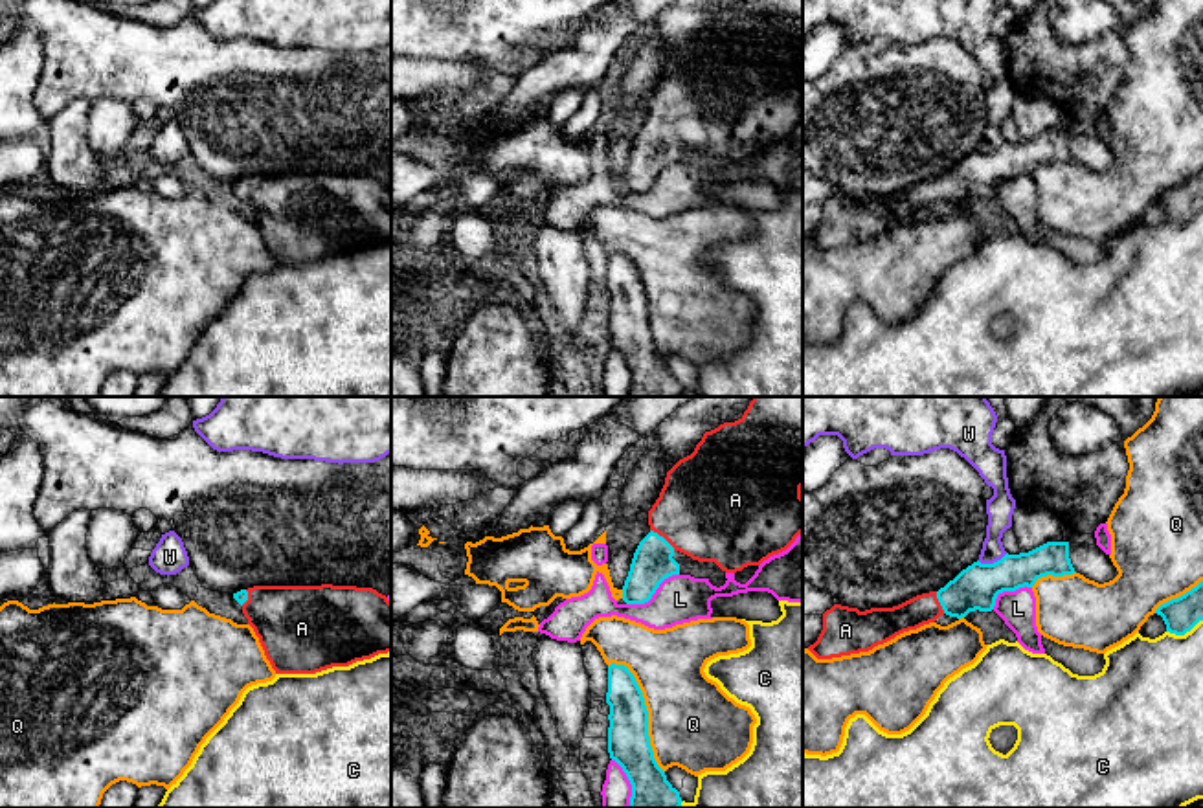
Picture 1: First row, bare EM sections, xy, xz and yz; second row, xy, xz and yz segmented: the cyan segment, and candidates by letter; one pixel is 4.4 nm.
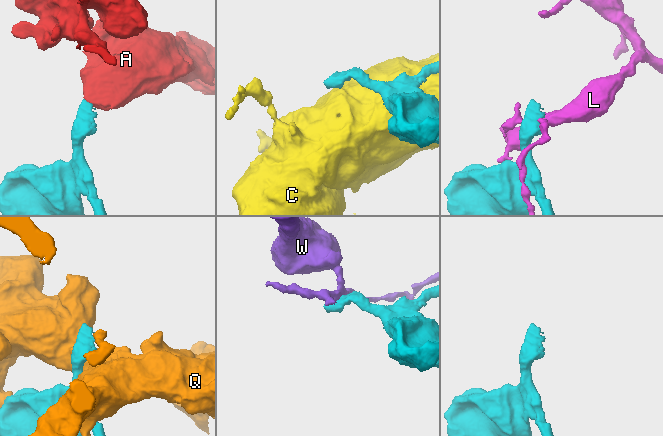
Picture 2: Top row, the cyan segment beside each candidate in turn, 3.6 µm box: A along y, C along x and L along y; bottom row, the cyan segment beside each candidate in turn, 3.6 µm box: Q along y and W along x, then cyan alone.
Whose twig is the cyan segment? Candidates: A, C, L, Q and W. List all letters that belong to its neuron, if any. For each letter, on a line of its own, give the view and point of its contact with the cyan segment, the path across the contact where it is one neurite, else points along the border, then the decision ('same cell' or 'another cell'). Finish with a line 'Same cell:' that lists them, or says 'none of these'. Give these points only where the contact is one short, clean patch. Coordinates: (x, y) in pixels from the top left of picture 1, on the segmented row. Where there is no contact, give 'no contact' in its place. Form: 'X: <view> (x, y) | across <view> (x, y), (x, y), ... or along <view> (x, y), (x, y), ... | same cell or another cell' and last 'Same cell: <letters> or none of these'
A: xz (663, 538) | across xz (652, 562), (654, 551), (663, 538), (684, 518), (711, 507) | same cell
C: yz (1183, 634) | another cell
L: xz (654, 592) | another cell
Q: xz (647, 713) | another cell
W: yz (994, 562) | along yz (1007, 553), (992, 562), (978, 561) | another cell
Same cell: A

